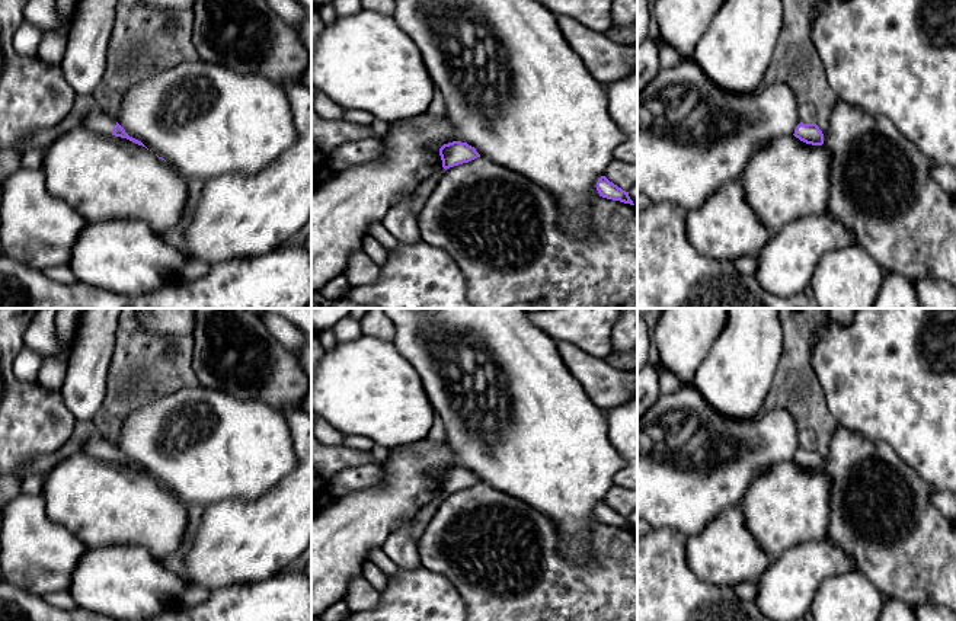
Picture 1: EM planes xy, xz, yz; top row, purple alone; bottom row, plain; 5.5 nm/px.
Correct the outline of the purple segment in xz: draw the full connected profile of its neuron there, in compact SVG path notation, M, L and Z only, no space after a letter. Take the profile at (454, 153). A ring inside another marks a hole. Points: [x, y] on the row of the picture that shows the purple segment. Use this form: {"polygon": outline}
{"polygon": "M453 141L453 143L444 144L439 148L439 156L442 160L442 167L445 170L450 167L463 164L463 163L469 163L480 157L480 154L476 151L474 147L469 145L467 143L461 143L461 141Z"}

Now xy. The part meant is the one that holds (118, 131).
{"polygon": "M76 95L74 105L70 113L76 113L81 118L80 125L83 128L105 135L112 134L115 137L127 138L138 145L146 147L141 141L130 137L115 118L103 112L93 99L93 96Z"}

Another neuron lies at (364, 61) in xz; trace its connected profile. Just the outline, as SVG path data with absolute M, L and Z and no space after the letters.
M367 9L324 25L311 49L311 84L340 108L365 111L383 122L405 121L426 112L434 96L434 83L415 42L399 29L393 16Z

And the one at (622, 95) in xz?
M637 70L604 84L608 113L624 140L613 151L617 161L637 164Z

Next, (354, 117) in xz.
M345 109L342 119L351 124L356 124L356 125L371 125L375 118L365 111Z

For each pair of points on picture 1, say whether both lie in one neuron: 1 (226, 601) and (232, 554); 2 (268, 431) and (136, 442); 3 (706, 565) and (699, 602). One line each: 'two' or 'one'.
1: two
2: one
3: two

